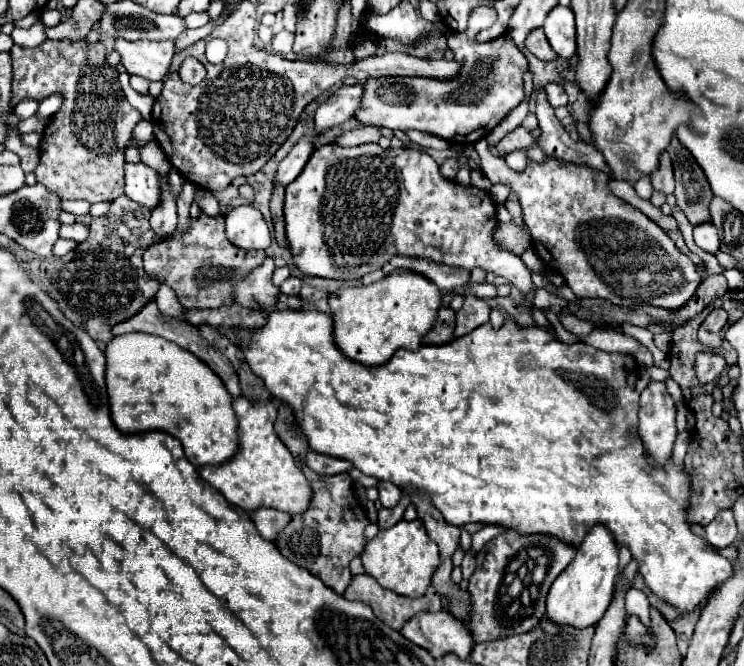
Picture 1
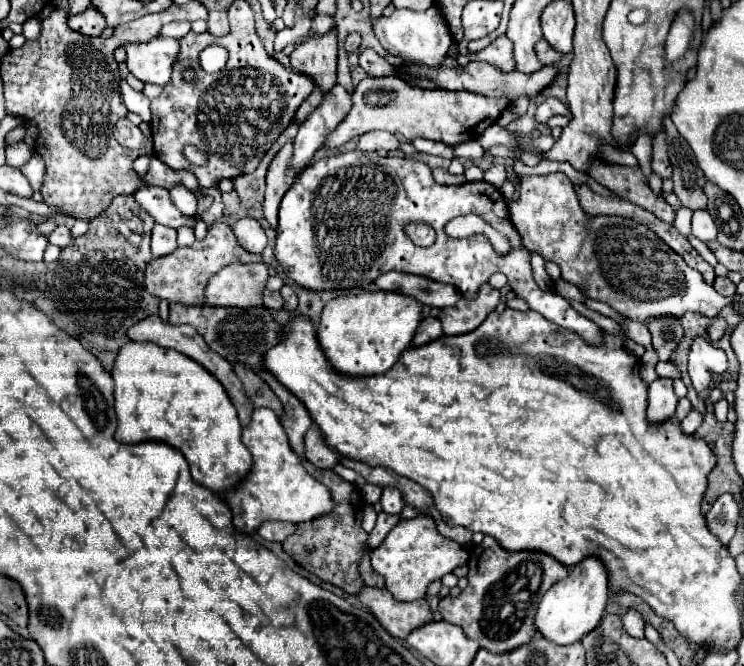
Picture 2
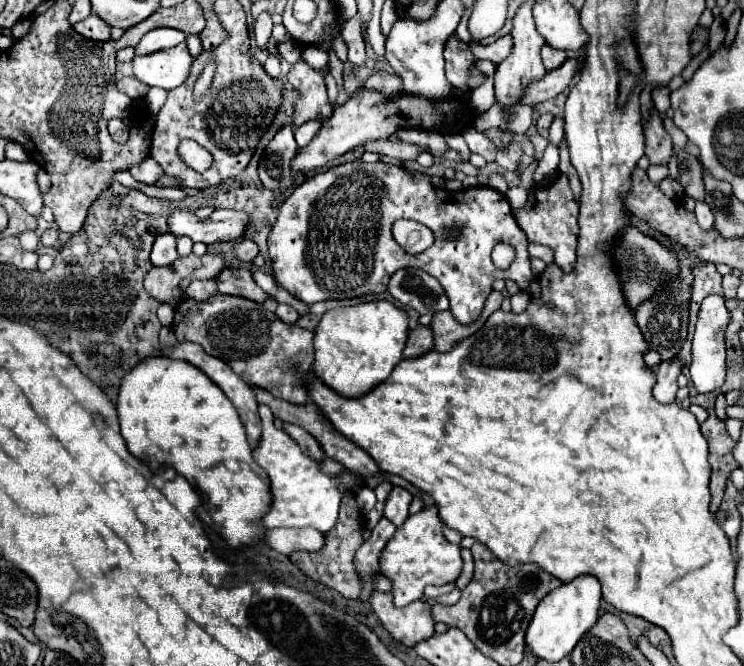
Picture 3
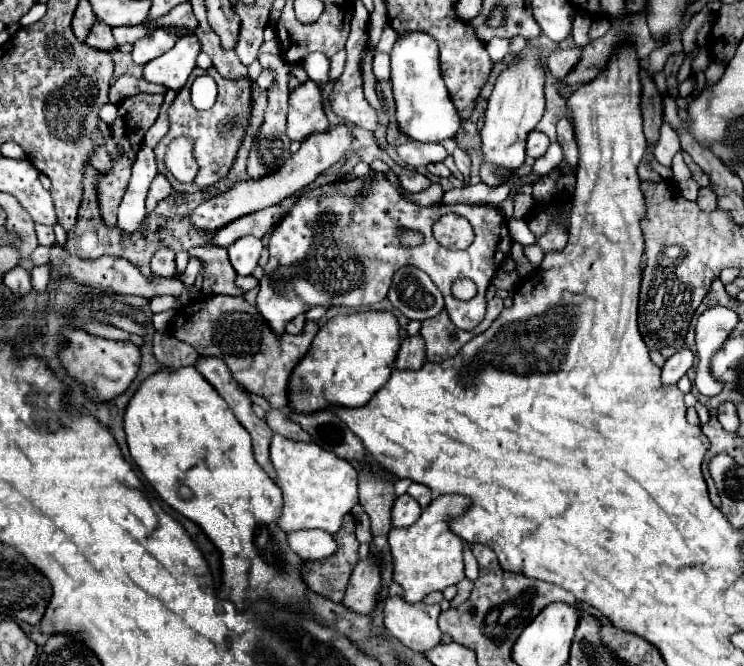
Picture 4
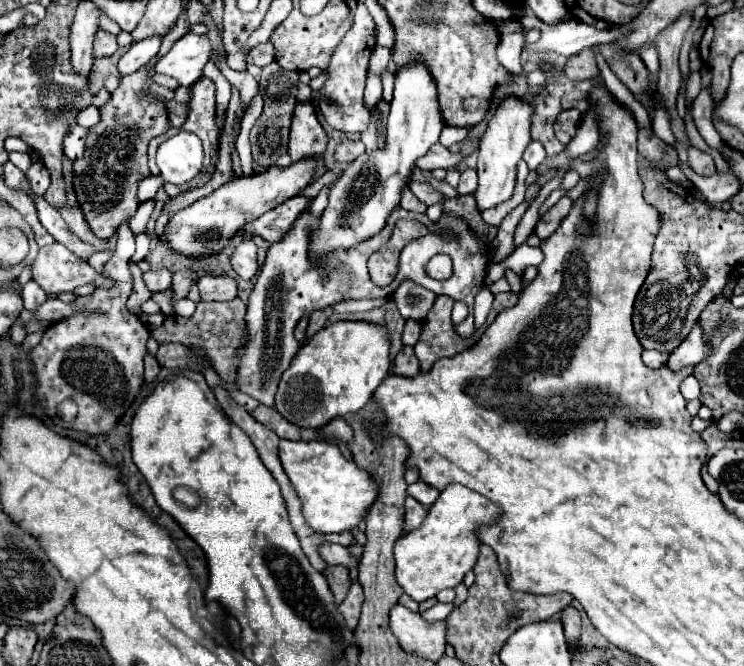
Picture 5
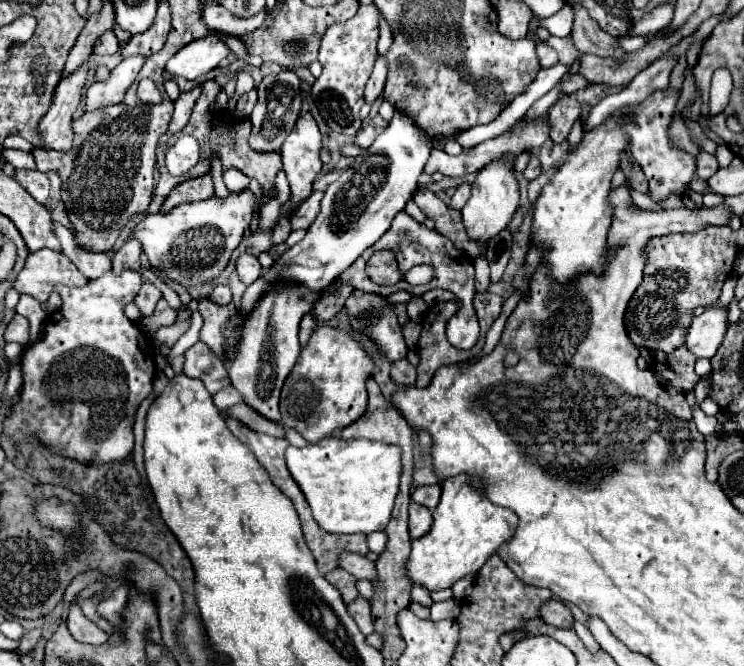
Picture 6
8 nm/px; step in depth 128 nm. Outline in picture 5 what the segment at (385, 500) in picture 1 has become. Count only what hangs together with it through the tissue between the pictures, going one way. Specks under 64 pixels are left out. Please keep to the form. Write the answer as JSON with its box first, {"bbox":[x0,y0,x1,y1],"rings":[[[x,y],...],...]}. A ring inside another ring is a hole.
{"bbox":[404,496,426,532],"rings":[[[408,496],[406,498],[406,516],[404,516],[404,530],[406,532],[410,532],[410,530],[414,530],[414,528],[418,528],[420,524],[422,524],[422,520],[426,518],[426,508],[420,504],[420,502],[416,502],[412,496]]]}

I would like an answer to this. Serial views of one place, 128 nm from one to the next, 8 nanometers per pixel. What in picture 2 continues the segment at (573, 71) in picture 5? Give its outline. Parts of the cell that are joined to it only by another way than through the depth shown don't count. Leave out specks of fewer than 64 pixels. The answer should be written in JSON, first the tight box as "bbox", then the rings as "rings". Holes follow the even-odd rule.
{"bbox":[536,38,562,64],"rings":[[[544,38],[536,44],[536,56],[542,64],[556,64],[562,58],[562,54],[556,52]]]}

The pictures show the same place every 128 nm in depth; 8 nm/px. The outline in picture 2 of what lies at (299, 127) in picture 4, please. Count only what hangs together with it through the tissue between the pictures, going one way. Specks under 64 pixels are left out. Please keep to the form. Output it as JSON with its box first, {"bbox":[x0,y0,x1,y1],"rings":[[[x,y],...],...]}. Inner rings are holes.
{"bbox":[290,28,338,90],"rings":[[[336,28],[326,34],[308,36],[306,42],[296,46],[290,54],[292,70],[312,76],[322,88],[330,90],[336,84],[336,58],[338,58],[338,36]]]}

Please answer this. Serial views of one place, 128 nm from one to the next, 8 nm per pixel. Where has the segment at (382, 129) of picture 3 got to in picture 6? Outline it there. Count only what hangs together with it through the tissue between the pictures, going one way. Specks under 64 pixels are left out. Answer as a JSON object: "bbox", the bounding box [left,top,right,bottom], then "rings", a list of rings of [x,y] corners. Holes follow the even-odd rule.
{"bbox":[134,190,272,286],"rings":[[[252,190],[230,192],[226,198],[212,196],[202,202],[188,202],[176,206],[170,214],[150,214],[136,228],[134,236],[142,242],[152,266],[160,268],[162,276],[180,282],[182,286],[202,284],[216,278],[228,264],[232,250],[238,248],[246,228],[258,214],[256,208],[268,204],[272,196],[262,190],[258,198]]]}

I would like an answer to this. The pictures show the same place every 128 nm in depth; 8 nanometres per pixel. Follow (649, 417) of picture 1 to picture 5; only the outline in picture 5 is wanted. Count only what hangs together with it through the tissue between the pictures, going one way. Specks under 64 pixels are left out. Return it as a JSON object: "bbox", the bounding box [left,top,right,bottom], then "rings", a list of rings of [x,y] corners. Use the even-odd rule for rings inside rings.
{"bbox":[668,324,710,372],"rings":[[[696,324],[692,328],[692,332],[686,336],[686,340],[670,354],[668,358],[668,368],[672,372],[678,372],[682,368],[688,368],[688,366],[694,366],[698,364],[700,360],[704,360],[708,356],[708,348],[710,344],[704,340],[702,336],[702,330],[700,326]]]}

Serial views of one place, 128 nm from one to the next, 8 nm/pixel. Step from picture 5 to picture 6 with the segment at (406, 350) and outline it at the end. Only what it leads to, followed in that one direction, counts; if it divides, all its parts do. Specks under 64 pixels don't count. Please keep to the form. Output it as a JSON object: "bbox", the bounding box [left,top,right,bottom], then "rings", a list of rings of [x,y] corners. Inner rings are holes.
{"bbox":[390,358,416,386],"rings":[[[404,358],[404,360],[396,360],[392,364],[392,372],[390,372],[392,380],[396,384],[402,384],[402,386],[412,386],[416,382],[416,368]]]}

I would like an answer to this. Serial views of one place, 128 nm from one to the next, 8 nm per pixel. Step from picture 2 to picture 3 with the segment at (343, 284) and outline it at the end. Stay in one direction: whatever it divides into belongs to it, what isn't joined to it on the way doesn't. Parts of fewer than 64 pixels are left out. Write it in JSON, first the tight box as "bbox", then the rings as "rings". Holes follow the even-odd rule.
{"bbox":[268,158,540,324],"rings":[[[358,158],[358,160],[350,160],[350,162],[346,162],[346,164],[340,164],[340,166],[334,166],[334,168],[328,168],[328,170],[324,170],[324,172],[320,172],[320,174],[316,174],[316,176],[304,180],[298,188],[294,188],[294,192],[280,204],[280,208],[278,208],[278,220],[276,220],[276,224],[272,226],[272,232],[270,232],[270,236],[268,236],[268,250],[270,250],[270,260],[272,260],[272,268],[274,268],[274,278],[276,278],[276,282],[278,282],[282,288],[286,288],[292,296],[296,296],[298,300],[304,300],[306,304],[312,304],[312,302],[318,302],[318,300],[328,300],[328,298],[354,298],[354,296],[366,296],[366,294],[380,294],[380,292],[386,290],[388,280],[390,280],[390,276],[392,276],[396,270],[400,270],[400,268],[420,268],[420,270],[428,272],[430,276],[434,276],[434,278],[444,286],[446,296],[450,298],[450,310],[452,310],[454,318],[456,318],[458,322],[462,322],[462,324],[470,324],[470,322],[474,322],[474,320],[480,316],[482,306],[484,306],[484,300],[486,300],[488,294],[492,292],[492,282],[496,280],[496,274],[498,274],[498,278],[514,280],[514,282],[520,286],[522,292],[528,292],[530,296],[540,298],[540,284],[536,284],[536,276],[534,276],[532,270],[530,270],[528,244],[530,244],[530,242],[528,242],[528,238],[524,236],[522,228],[516,224],[516,218],[514,218],[514,214],[512,214],[512,206],[508,204],[506,196],[500,194],[496,188],[490,188],[490,186],[472,186],[472,188],[464,189],[464,191],[460,190],[455,192],[454,196],[454,194],[451,194],[448,190],[444,190],[444,188],[434,188],[430,176],[424,174],[424,172],[406,170],[404,166],[392,166],[392,164],[384,164],[384,162],[366,164],[366,162],[360,160],[360,158]],[[398,218],[414,218],[414,220],[426,224],[426,226],[434,232],[436,242],[434,242],[426,252],[422,252],[422,254],[418,254],[418,256],[408,254],[408,252],[394,240],[394,236],[392,236],[392,224],[394,224]],[[498,240],[504,240],[504,242],[508,242],[508,244],[512,244],[512,246],[516,248],[516,258],[514,258],[514,262],[510,264],[508,270],[498,270],[498,268],[492,264],[490,252],[492,252],[492,246],[494,246]]]}

